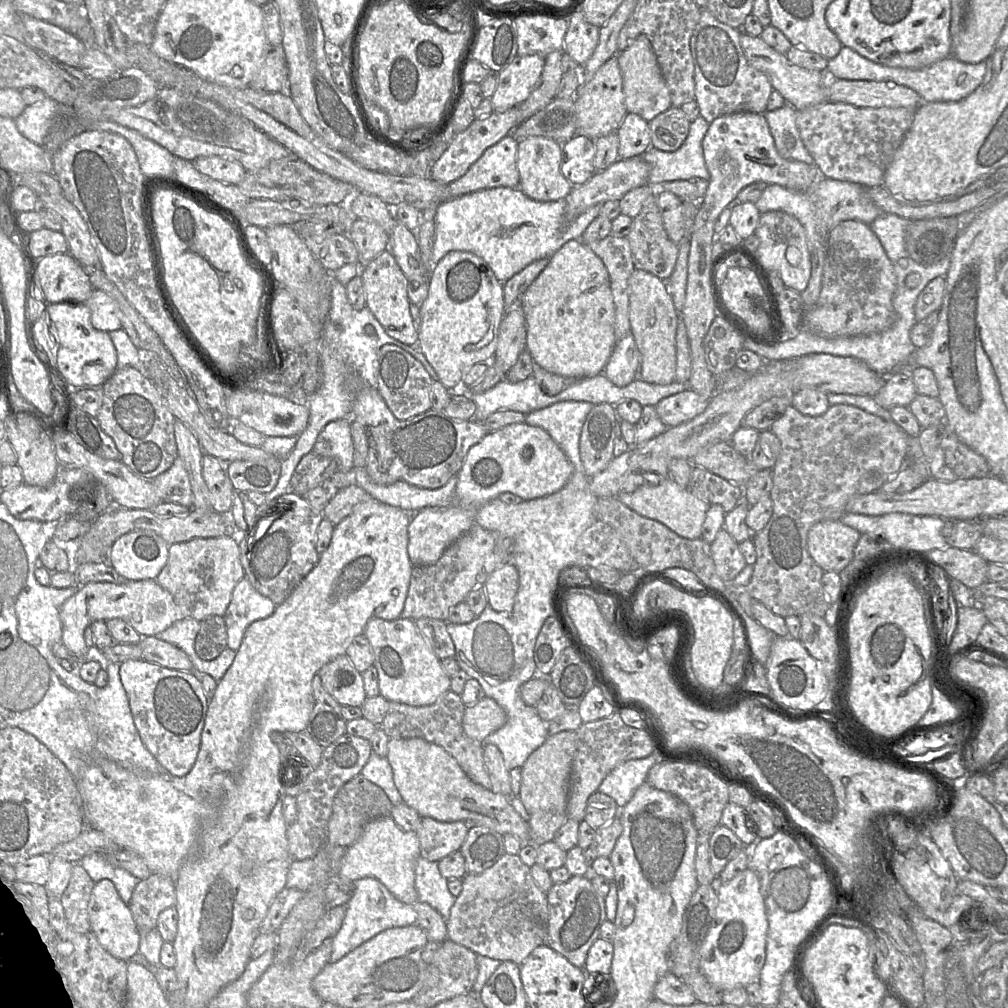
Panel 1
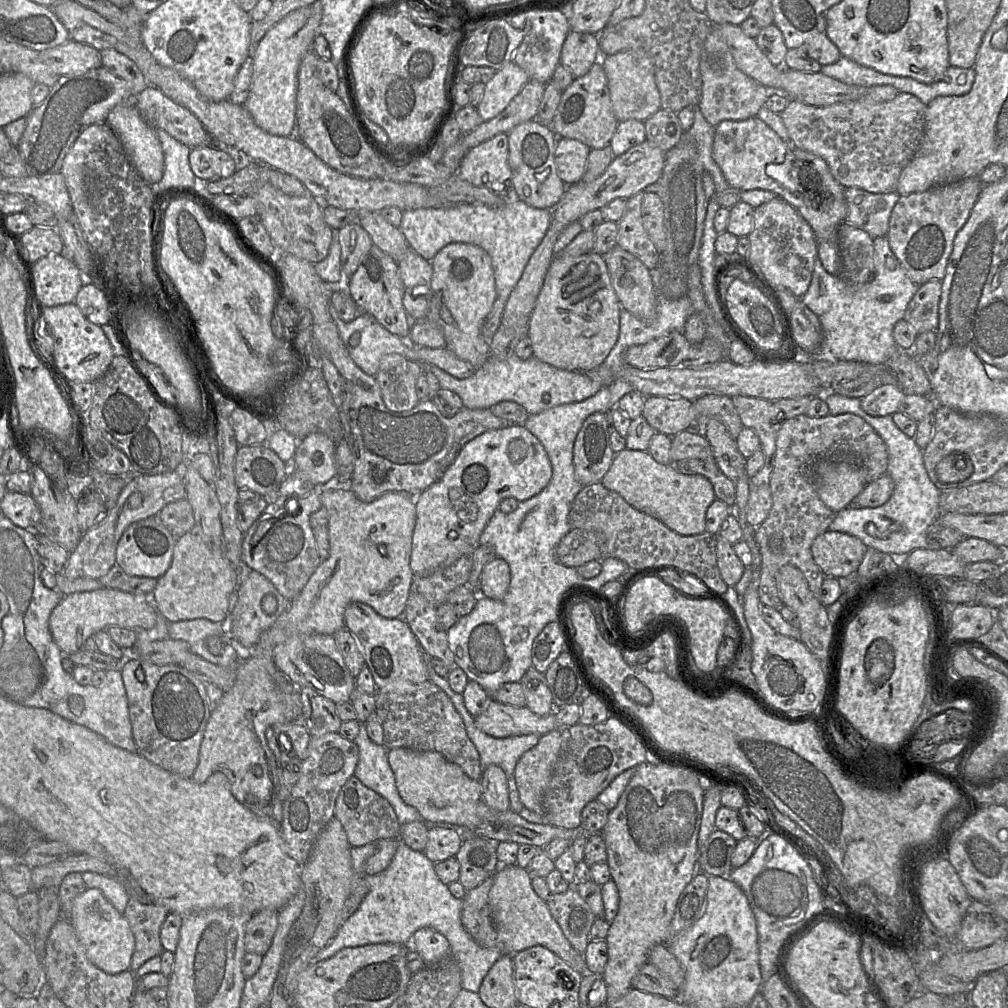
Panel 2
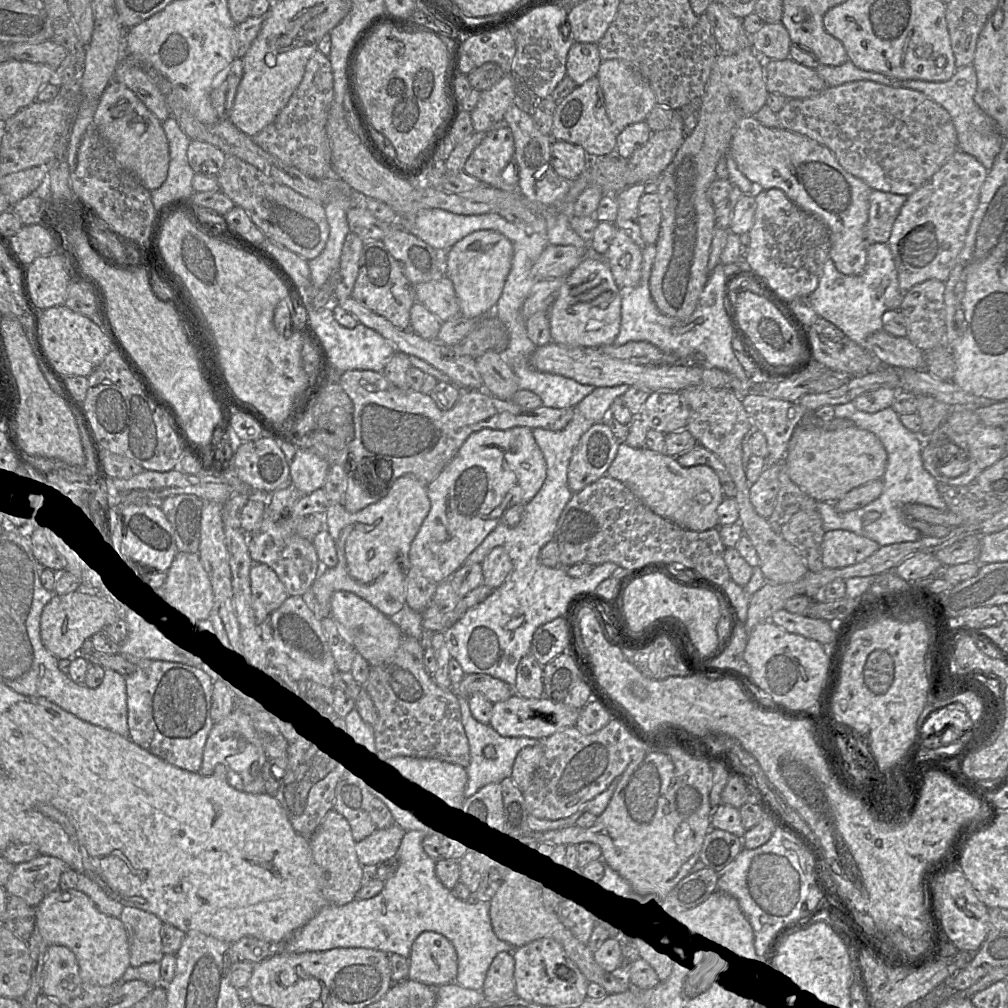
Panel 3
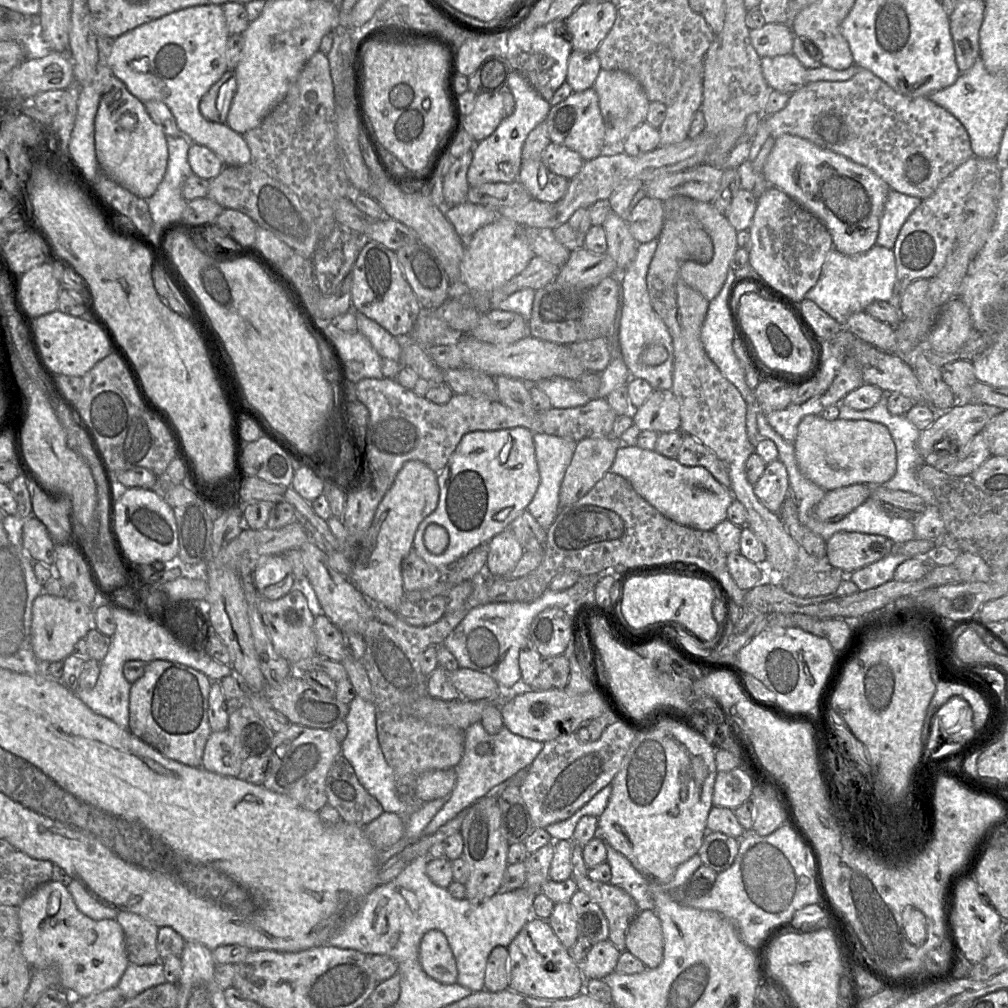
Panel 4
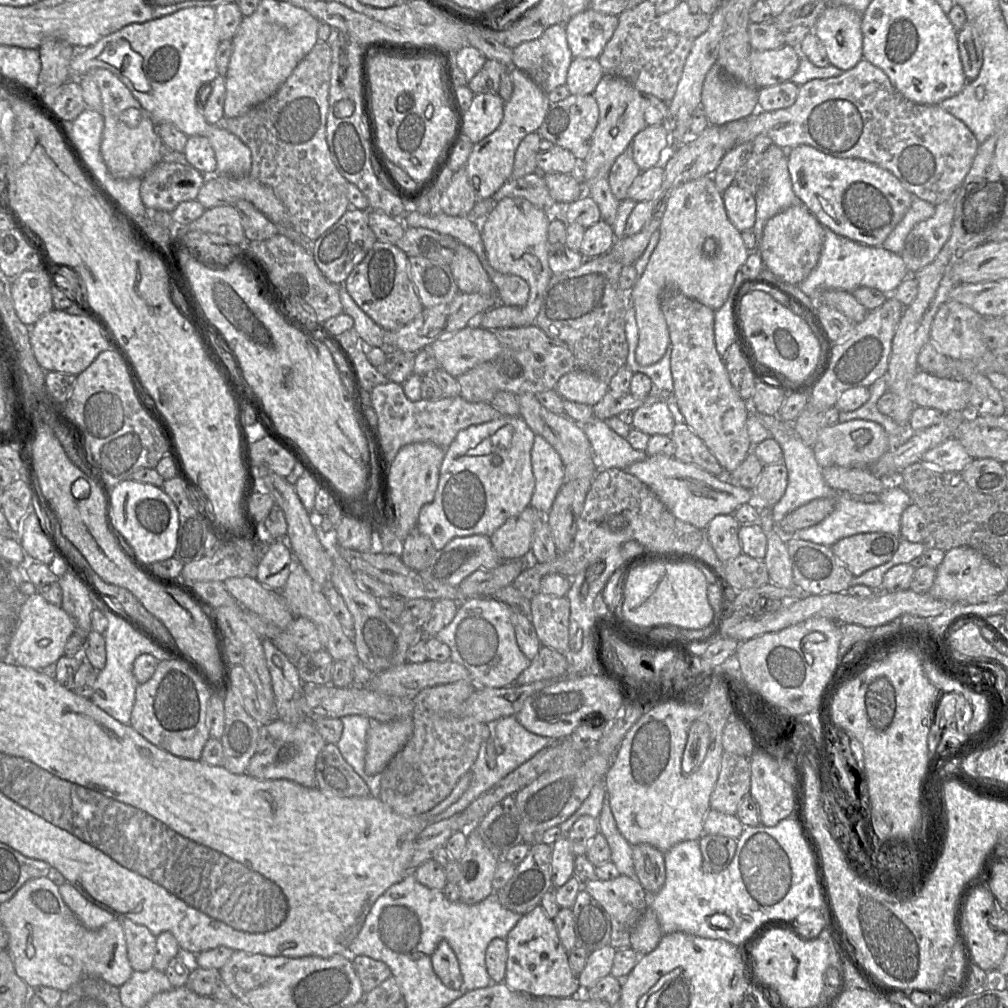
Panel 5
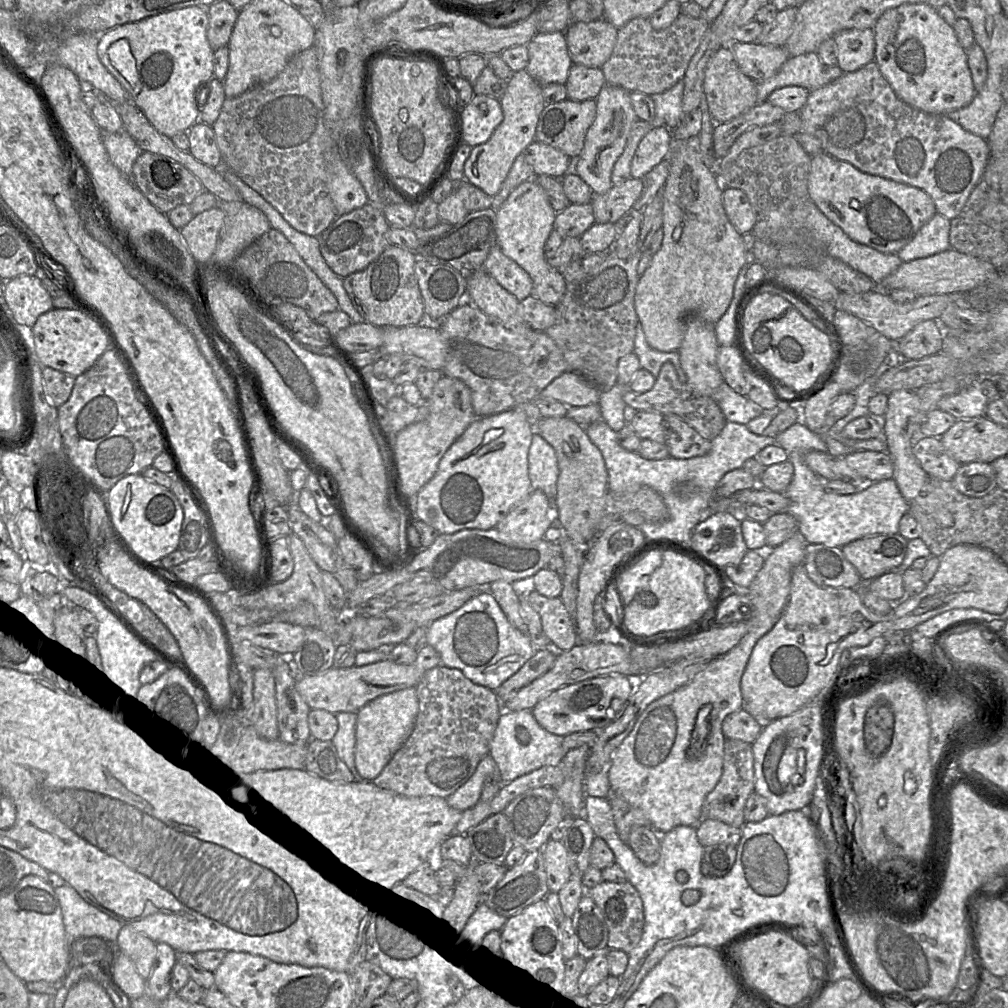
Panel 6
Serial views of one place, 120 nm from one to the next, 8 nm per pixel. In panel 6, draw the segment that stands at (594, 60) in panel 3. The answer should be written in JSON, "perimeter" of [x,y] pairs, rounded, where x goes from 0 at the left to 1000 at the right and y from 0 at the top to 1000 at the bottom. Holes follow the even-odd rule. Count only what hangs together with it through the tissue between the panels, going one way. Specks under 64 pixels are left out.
{"perimeter":[[[567,63],[561,84],[563,98],[579,100],[590,99],[600,83],[596,67]]]}

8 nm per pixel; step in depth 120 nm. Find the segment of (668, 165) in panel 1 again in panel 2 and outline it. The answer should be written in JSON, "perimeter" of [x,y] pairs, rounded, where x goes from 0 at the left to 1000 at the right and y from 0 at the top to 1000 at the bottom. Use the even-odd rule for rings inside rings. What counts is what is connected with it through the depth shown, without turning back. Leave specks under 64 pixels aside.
{"perimeter":[[[690,106],[688,122],[682,130],[682,135],[690,141],[693,159],[698,166],[698,171],[704,172],[708,178],[710,189],[717,190],[725,186],[717,182],[714,167],[707,157],[708,130],[709,126],[699,118],[694,108]]]}

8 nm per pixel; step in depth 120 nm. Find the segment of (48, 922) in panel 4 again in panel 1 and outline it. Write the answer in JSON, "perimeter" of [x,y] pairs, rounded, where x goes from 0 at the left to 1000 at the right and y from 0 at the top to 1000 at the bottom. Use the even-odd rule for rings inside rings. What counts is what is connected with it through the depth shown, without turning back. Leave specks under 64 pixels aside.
{"perimeter":[[[102,872],[93,877],[87,904],[90,925],[108,946],[126,954],[138,944],[139,927],[135,916],[128,899],[119,892],[113,877],[109,873]]]}

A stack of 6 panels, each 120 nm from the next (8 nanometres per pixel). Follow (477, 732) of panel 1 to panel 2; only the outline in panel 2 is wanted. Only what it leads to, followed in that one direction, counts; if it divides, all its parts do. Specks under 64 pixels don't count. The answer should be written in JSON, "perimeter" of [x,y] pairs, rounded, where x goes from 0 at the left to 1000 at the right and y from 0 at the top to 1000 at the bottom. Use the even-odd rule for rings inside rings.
{"perimeter":[[[488,692],[483,702],[475,710],[471,711],[471,718],[475,724],[491,732],[525,728],[539,730],[554,722],[550,707],[534,709],[522,700],[512,701],[505,698],[499,698]]]}

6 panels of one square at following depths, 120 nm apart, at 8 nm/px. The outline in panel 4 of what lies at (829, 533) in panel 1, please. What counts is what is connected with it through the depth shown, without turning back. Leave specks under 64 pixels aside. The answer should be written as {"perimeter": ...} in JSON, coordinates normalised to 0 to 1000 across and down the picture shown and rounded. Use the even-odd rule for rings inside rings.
{"perimeter":[[[830,528],[819,537],[819,555],[838,569],[881,552],[888,539],[875,531]]]}

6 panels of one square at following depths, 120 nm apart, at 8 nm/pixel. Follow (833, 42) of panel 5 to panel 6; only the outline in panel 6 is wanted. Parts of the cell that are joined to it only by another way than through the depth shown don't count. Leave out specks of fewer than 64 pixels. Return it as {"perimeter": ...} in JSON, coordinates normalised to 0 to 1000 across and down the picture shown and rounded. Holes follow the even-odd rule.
{"perimeter":[[[842,29],[826,37],[830,45],[831,66],[838,72],[847,71],[868,59],[866,29]]]}

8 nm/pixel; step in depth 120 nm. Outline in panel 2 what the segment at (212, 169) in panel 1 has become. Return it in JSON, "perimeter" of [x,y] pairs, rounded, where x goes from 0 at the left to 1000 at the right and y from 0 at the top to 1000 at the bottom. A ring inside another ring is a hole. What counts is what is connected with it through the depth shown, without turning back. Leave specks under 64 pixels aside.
{"perimeter":[[[198,145],[188,151],[188,165],[198,180],[228,176],[236,168],[233,157],[215,145]]]}

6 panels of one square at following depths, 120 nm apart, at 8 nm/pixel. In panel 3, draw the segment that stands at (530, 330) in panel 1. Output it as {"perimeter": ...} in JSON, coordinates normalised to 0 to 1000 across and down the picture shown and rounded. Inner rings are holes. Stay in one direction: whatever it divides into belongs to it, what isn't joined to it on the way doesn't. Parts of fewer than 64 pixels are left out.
{"perimeter":[[[578,256],[561,274],[552,298],[544,308],[549,340],[563,344],[595,345],[609,341],[615,328],[617,288],[601,259]]]}

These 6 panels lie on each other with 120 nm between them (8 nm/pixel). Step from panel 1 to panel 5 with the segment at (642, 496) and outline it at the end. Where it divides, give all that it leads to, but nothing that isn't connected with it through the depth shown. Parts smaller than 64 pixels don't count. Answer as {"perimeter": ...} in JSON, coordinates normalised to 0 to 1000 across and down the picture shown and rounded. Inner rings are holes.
{"perimeter":[[[658,450],[642,452],[621,466],[641,480],[671,514],[693,525],[700,525],[711,511],[727,511],[734,501],[751,498],[748,485],[730,482],[719,473],[711,473],[688,460],[676,458],[668,452]]]}

